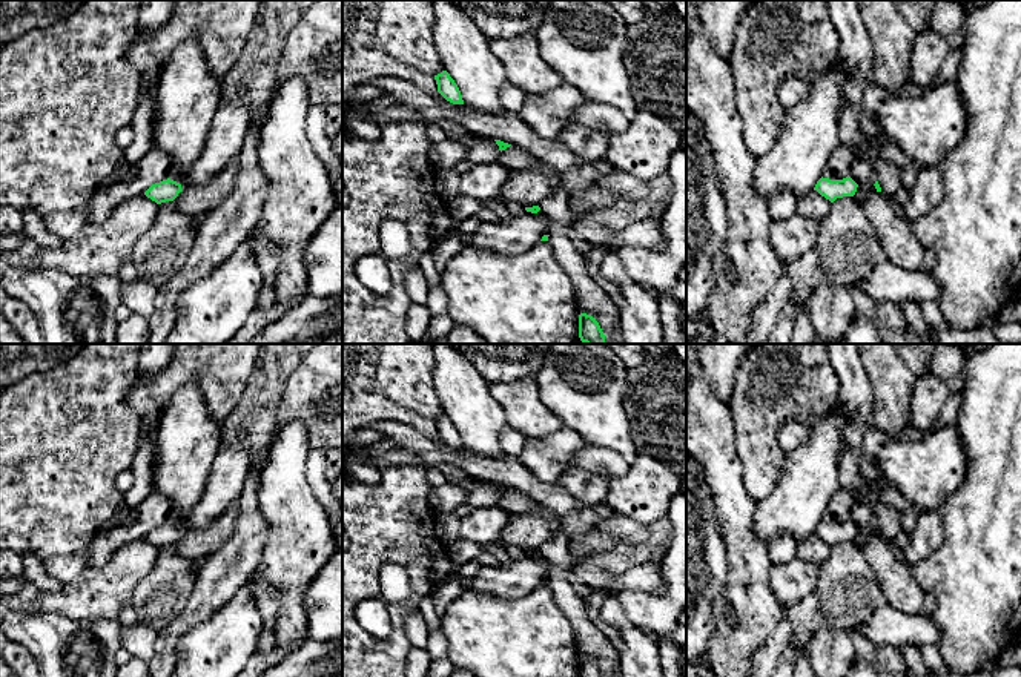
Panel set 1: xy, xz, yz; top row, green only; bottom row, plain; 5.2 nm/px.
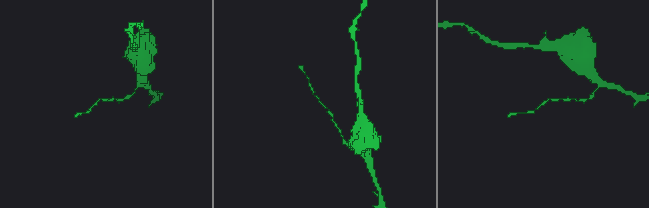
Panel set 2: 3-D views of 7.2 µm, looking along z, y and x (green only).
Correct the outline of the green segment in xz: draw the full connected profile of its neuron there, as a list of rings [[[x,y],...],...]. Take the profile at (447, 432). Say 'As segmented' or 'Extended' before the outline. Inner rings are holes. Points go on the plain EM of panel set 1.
As segmented. [[[447,414],[435,419],[438,436],[453,448],[464,448],[461,434]]]

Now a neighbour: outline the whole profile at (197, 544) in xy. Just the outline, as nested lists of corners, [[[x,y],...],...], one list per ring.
[[[235,502],[206,528],[190,528],[183,523],[181,536],[173,543],[175,551],[192,560],[204,560],[229,539],[238,517],[240,507]]]

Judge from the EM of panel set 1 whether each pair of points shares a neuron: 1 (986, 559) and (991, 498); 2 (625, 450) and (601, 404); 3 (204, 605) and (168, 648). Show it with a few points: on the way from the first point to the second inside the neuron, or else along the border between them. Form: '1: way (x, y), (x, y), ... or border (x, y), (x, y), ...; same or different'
1: way (991, 545), (991, 513); same
2: way (621, 439), (601, 419), (601, 415); same
3: way (194, 613), (169, 637); same

